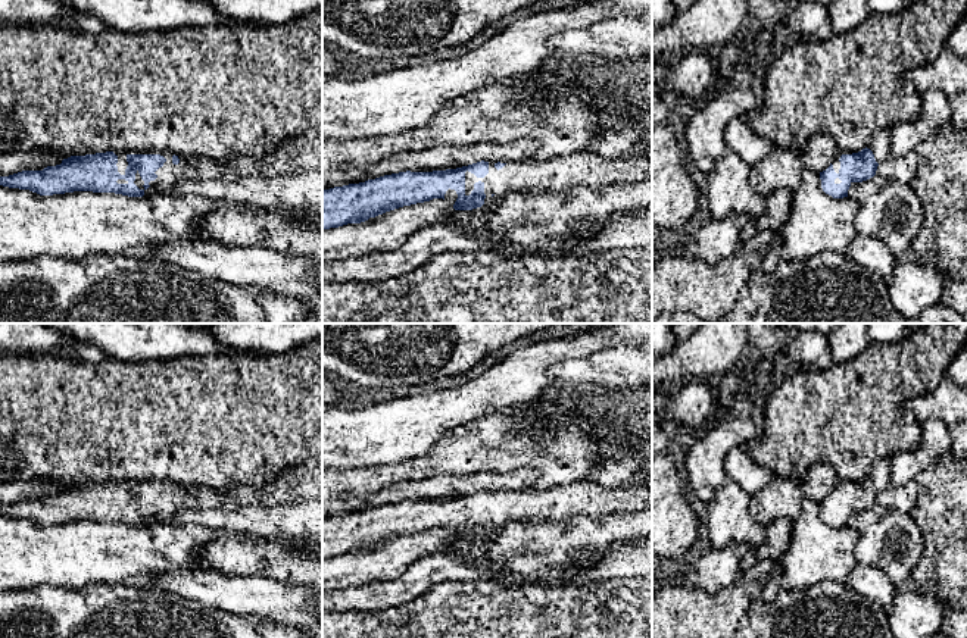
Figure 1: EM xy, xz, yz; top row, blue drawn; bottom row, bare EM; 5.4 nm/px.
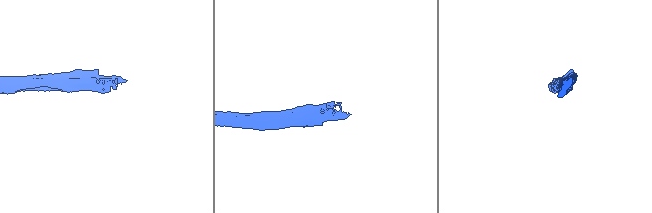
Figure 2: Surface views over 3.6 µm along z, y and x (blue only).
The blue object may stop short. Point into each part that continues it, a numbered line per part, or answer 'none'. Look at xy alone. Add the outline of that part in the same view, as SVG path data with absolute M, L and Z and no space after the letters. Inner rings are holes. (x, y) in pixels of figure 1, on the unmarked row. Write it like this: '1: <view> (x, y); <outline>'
1: xy (303, 482); M309 459L300 466L280 472L271 482L266 484L240 484L228 487L227 490L215 490L210 487L187 487L175 484L180 488L178 494L172 492L174 482L171 481L116 481L118 501L125 504L128 495L128 484L160 484L166 488L162 497L155 503L157 507L149 512L152 519L169 519L180 512L187 510L230 510L244 507L247 504L261 504L263 507L277 507L281 504L299 503L299 501L322 501L322 459Z

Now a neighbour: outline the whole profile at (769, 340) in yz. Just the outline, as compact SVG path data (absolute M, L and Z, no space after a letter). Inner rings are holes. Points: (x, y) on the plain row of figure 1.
M748 323L749 345L757 347L764 353L784 350L795 335L796 331L786 329L783 325L770 328L765 323Z

